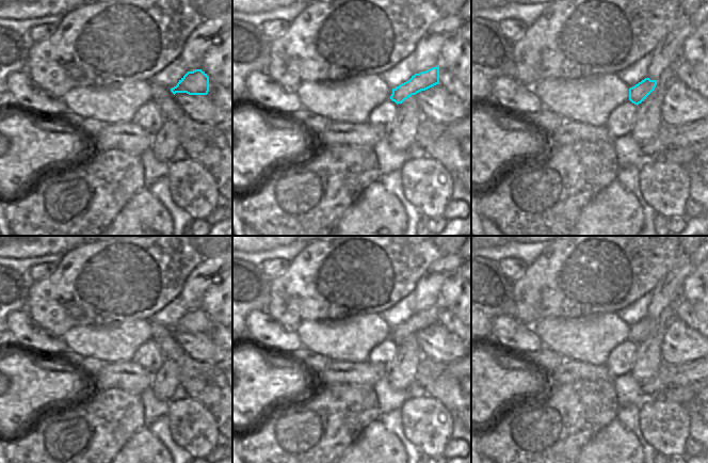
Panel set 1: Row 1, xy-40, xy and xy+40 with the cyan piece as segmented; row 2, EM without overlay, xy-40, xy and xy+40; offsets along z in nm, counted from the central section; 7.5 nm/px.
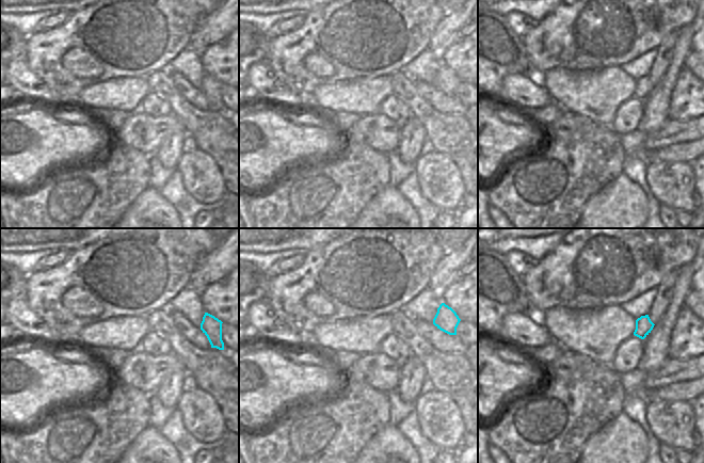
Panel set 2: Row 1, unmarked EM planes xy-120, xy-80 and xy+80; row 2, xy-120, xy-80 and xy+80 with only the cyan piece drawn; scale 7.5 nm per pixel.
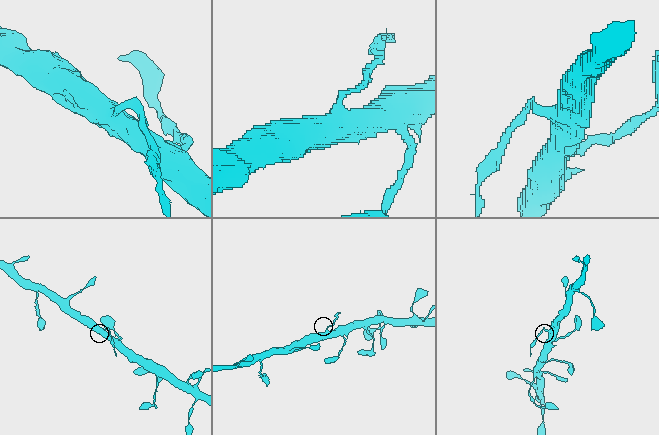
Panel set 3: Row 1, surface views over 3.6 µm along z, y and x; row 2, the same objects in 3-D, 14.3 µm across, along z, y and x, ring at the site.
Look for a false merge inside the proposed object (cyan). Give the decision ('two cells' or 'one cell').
two cells

